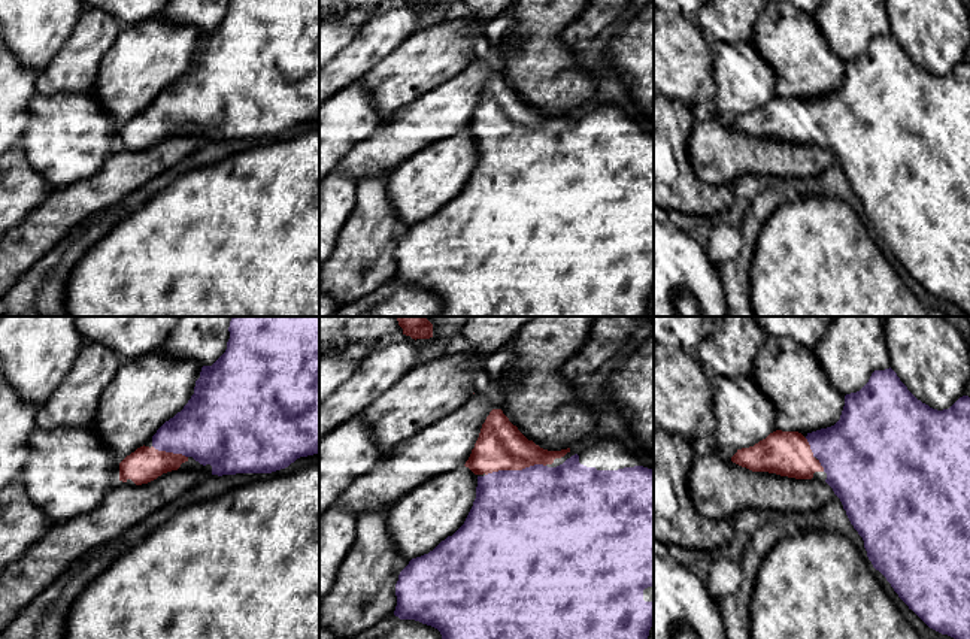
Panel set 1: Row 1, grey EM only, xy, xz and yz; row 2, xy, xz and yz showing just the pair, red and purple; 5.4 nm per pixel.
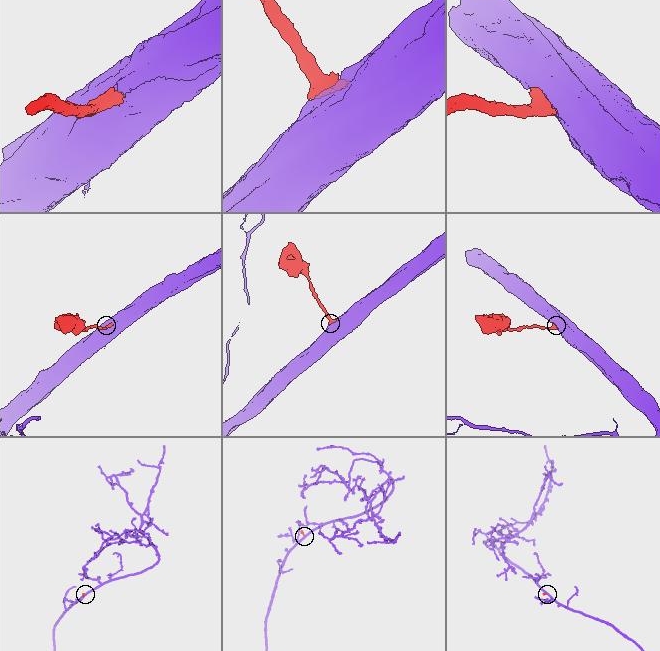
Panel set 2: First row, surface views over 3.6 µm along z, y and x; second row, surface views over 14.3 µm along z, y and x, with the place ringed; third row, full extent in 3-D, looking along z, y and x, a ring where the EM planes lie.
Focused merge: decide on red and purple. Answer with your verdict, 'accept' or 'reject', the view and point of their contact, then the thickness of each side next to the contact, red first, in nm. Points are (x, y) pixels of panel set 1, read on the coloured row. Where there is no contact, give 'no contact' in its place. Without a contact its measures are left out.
accept; contact xz (515, 469); calibres 260 and 500 nm

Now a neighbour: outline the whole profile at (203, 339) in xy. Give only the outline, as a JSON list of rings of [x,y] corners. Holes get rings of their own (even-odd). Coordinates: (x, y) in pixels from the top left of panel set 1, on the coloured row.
[[[181,317],[161,346],[166,355],[212,366],[227,349],[233,317]]]

